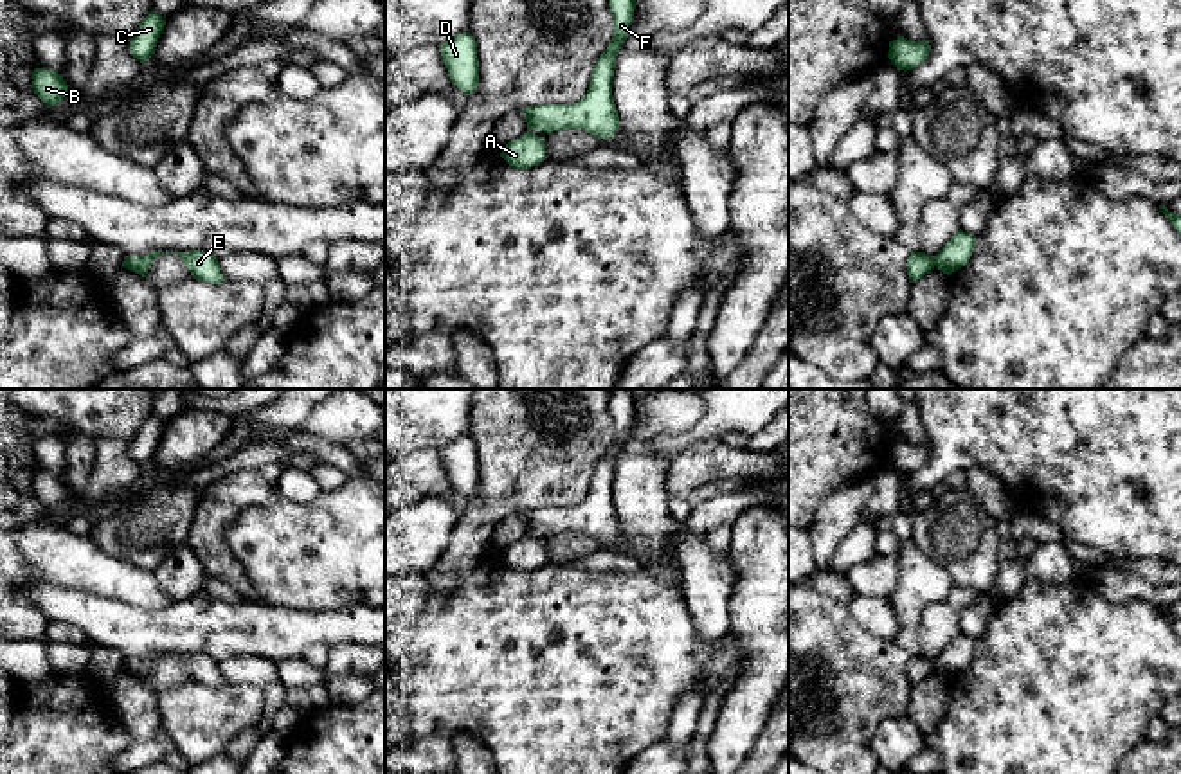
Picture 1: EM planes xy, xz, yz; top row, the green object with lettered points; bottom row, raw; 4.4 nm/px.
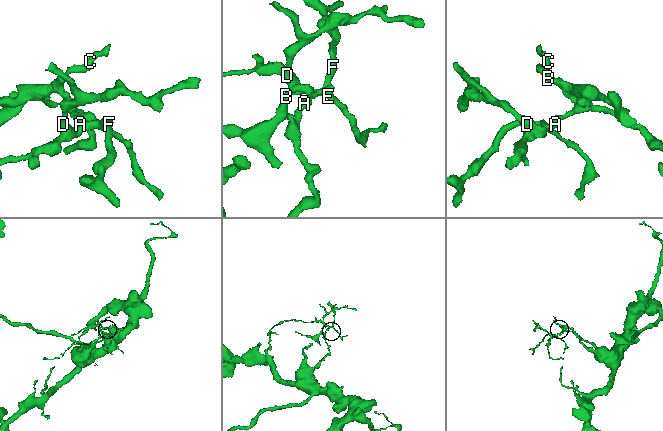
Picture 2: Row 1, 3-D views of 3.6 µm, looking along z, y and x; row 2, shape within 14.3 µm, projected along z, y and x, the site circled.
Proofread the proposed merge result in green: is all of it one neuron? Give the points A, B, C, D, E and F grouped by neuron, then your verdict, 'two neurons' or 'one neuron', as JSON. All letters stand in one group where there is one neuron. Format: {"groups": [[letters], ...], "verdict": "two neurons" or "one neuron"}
{"groups": [["A", "B", "C"], ["D", "E", "F"]], "verdict": "two neurons"}

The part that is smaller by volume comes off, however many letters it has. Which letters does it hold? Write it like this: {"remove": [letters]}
{"remove": ["D", "E", "F"]}

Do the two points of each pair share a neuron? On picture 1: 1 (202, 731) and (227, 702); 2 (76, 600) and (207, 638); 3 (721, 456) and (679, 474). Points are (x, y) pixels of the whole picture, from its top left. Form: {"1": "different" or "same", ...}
{"1": "same", "2": "same", "3": "same"}

